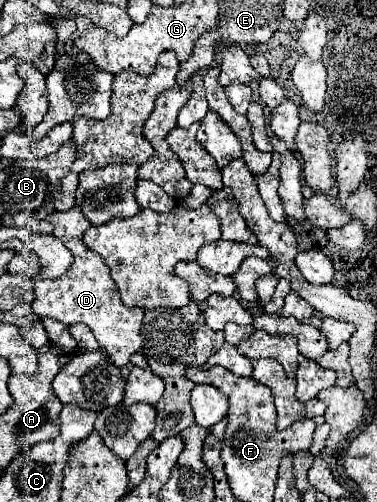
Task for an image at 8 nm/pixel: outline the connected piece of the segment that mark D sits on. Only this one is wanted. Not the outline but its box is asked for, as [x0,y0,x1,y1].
[32,206,144,368]

